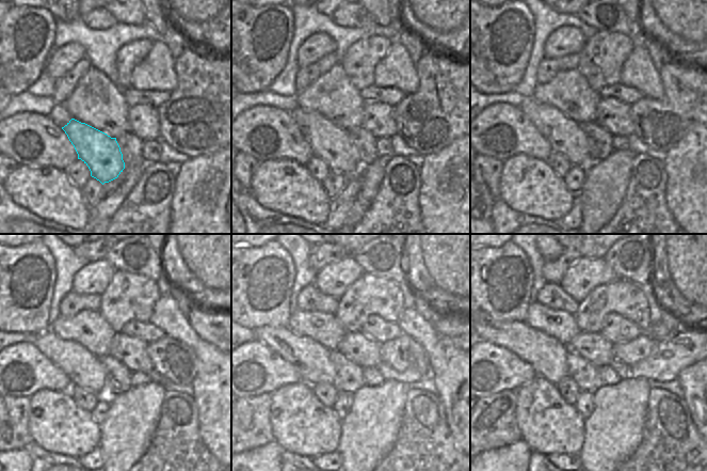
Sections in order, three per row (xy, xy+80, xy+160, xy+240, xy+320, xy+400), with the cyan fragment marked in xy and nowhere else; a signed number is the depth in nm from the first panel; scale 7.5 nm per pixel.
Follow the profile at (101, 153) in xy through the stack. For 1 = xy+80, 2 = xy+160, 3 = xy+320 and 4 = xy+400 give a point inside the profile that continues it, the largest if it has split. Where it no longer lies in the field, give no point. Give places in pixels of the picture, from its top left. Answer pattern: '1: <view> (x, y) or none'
1: xy+80 (334, 145)
2: xy+160 (564, 136)
3: xy+320 (312, 361)
4: xy+400 (546, 355)

